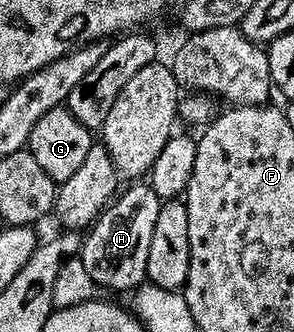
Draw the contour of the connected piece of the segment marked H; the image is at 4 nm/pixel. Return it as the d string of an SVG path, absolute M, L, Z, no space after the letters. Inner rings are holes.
M138 180L127 186L130 187L123 189L94 219L88 230L90 235L83 237L80 257L88 276L92 276L99 288L107 286L110 290L130 292L146 281L148 247L152 244L152 231L163 199L158 198L145 181Z

